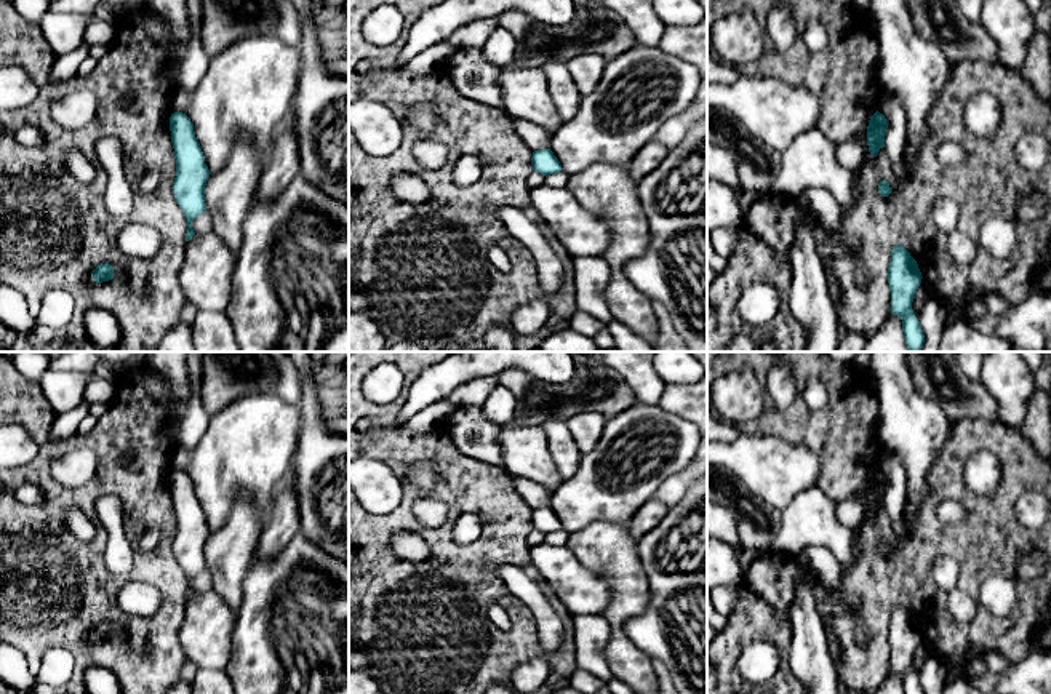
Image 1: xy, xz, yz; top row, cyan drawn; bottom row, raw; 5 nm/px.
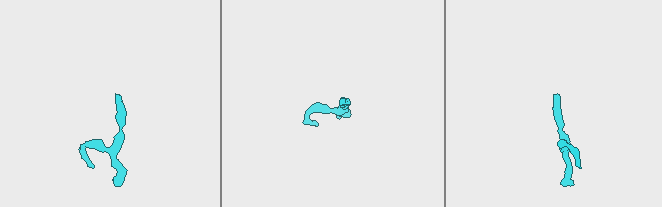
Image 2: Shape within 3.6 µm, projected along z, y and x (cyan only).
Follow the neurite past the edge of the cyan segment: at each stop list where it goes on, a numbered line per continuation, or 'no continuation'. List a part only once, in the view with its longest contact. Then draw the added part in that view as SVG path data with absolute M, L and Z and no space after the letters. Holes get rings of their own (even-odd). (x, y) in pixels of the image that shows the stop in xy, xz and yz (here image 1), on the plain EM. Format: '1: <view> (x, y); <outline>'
no continuation

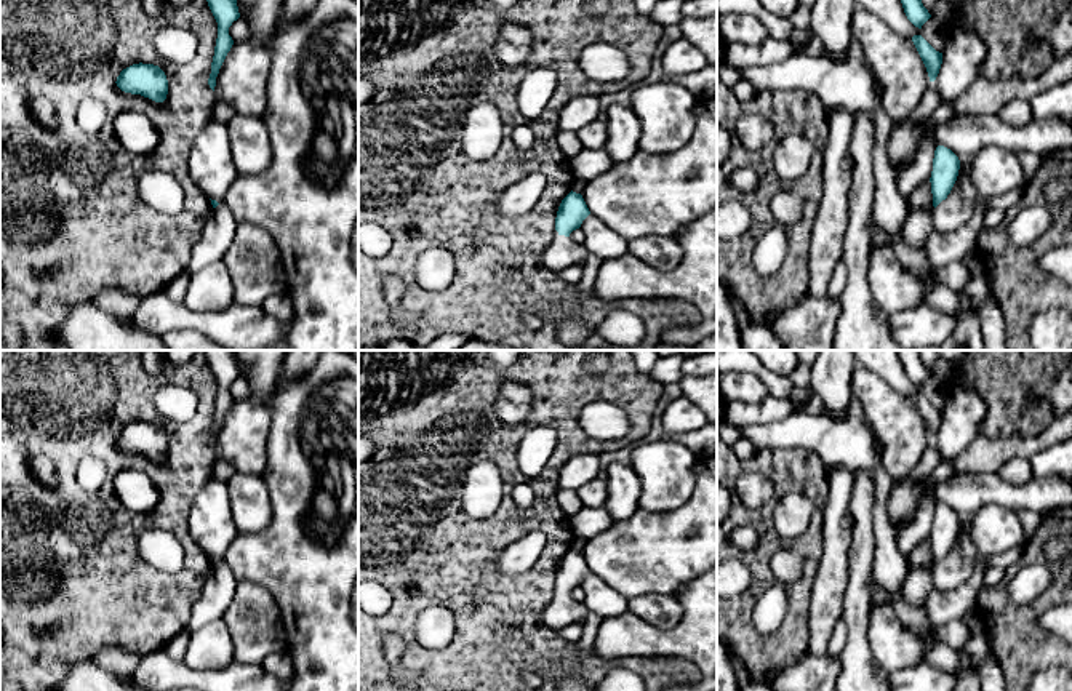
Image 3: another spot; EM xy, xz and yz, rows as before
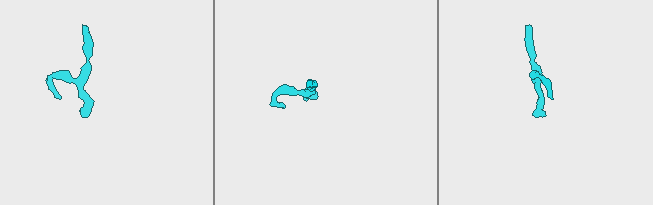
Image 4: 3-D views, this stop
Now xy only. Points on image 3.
no continuation

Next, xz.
1: xz (564, 610); M557 593L544 613L544 624L552 630L560 630L571 622L584 621L587 614L589 611L582 603L576 603L570 595Z

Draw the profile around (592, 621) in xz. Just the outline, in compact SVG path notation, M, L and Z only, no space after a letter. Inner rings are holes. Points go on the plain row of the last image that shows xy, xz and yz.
M589 613L584 617L584 633L582 637L576 641L576 646L579 651L587 653L594 649L594 643L597 638L597 630L602 624L602 617L598 614Z

